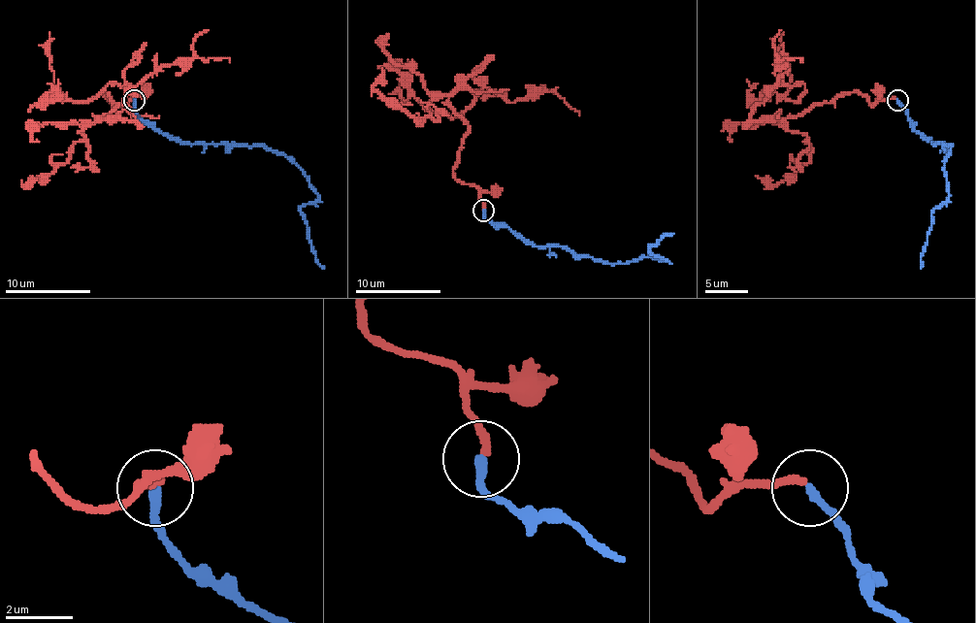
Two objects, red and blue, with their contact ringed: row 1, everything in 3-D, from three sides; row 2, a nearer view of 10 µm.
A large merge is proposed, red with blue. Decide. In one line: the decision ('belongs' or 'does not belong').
does not belong

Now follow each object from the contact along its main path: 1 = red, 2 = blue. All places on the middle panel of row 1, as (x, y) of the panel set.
1: (483, 210), (453, 173), (468, 124), (448, 100), (485, 64), (455, 117), (399, 96)
2: (483, 210), (483, 216), (536, 245), (567, 245), (609, 263), (652, 257), (667, 261), (650, 245), (673, 233)

